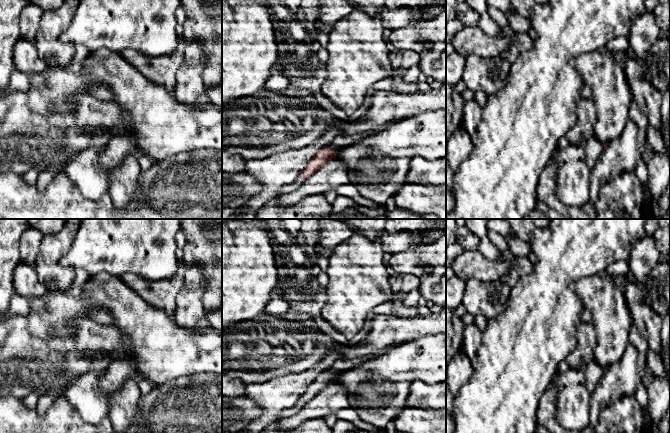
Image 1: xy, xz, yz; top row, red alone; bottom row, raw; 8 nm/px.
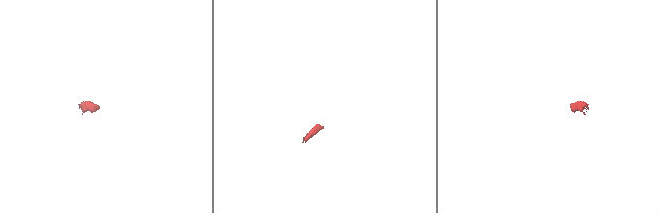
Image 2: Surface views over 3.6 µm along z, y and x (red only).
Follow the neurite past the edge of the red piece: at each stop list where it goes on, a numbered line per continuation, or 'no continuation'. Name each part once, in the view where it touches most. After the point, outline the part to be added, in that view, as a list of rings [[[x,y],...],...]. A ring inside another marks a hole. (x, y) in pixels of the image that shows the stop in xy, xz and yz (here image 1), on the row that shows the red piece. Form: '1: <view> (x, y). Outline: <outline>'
1: xz (341, 141). Outline: [[[389,124],[383,125],[378,131],[383,130],[388,127]],[[370,131],[370,132],[363,132],[363,133],[357,133],[353,135],[346,135],[341,133],[338,135],[332,143],[328,145],[328,147],[334,151],[337,151],[341,148],[345,148],[348,146],[352,146],[354,144],[357,144],[359,141],[361,141],[363,138],[372,135],[378,131]]]
2: xz (285, 189). Outline: [[[300,177],[293,184],[282,186],[278,196],[281,194],[289,193],[294,189],[298,188],[302,184],[303,180],[303,177]]]

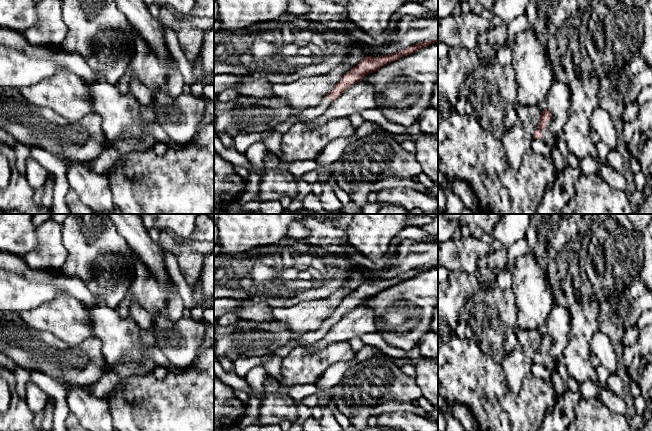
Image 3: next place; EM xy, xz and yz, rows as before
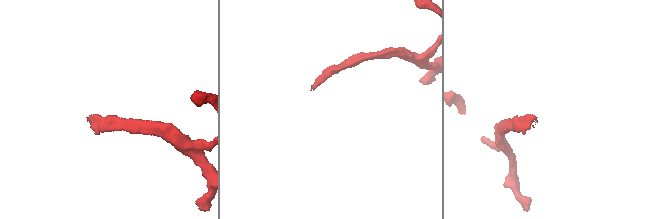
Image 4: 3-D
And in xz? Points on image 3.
1: xz (310, 113). Outline: [[[326,97],[320,102],[318,106],[306,109],[301,114],[299,122],[307,123],[309,120],[312,120],[321,115],[326,110],[327,106],[330,104],[330,101],[330,98]]]

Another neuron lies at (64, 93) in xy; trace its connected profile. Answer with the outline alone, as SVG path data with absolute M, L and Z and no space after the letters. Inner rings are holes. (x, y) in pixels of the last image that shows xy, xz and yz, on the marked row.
M68 69L58 70L40 83L22 88L20 93L26 102L50 109L70 124L80 122L87 115L94 115L86 85Z

